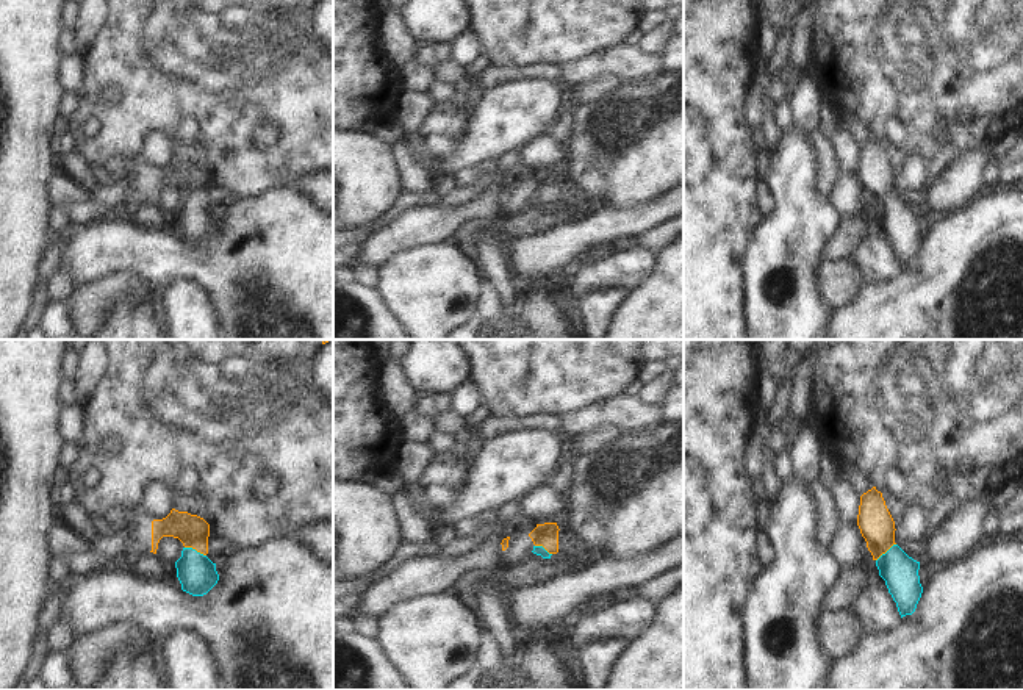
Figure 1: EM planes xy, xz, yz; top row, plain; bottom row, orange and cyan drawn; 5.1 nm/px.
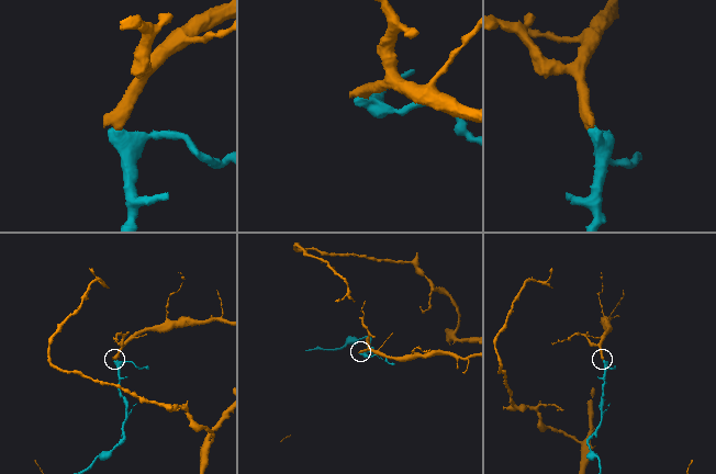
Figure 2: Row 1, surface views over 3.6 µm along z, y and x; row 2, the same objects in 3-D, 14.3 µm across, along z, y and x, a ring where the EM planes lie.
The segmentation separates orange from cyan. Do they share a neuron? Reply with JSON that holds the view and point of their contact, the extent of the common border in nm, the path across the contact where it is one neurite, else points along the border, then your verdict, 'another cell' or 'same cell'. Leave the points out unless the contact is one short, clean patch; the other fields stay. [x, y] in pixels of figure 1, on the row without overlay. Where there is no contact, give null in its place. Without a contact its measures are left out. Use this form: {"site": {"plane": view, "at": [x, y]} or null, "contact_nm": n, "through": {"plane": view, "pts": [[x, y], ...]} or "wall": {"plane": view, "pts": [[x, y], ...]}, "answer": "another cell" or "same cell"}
{"site": {"plane": "xy", "at": [196, 199]}, "contact_nm": 120, "through": {"plane": "xy", "pts": [[193, 180], [196, 199], [197, 224]]}, "answer": "same cell"}

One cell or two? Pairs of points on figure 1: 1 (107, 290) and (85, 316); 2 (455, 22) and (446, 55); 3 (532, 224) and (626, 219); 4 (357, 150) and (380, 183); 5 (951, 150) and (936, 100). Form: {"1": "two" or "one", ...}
{"1": "one", "2": "two", "3": "two", "4": "one", "5": "one"}

